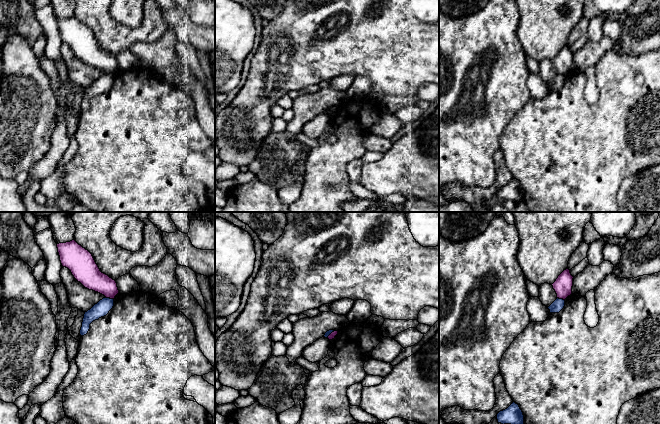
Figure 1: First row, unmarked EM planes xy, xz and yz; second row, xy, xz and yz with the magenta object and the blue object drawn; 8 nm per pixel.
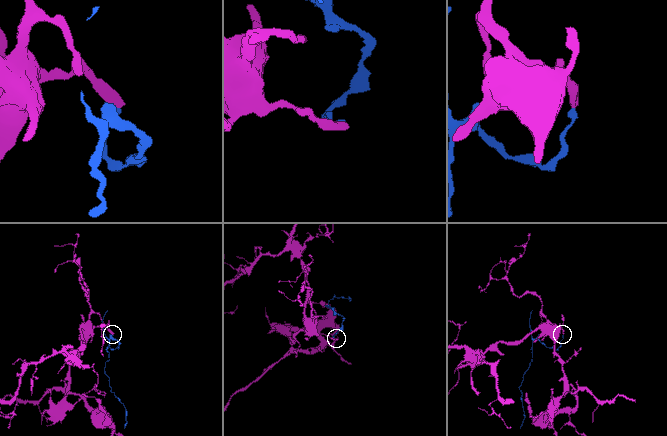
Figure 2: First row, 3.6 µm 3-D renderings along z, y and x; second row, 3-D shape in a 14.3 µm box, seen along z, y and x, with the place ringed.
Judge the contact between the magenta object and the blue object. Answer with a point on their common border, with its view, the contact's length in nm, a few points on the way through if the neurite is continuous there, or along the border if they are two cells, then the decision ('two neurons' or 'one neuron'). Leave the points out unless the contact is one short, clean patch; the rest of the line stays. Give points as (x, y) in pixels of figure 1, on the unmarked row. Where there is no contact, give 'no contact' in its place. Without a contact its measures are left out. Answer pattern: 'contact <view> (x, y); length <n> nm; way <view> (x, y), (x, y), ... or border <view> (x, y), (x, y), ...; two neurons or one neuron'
contact xy (109, 73); length 80 nm; border xy (105, 72), (113, 75); two neurons

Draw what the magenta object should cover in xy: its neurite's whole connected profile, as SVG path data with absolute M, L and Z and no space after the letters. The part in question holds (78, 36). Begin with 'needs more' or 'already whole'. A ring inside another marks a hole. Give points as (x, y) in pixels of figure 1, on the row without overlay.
already whole; M75 16L57 20L60 37L85 64L114 75L119 69L117 59L102 49L92 30Z

